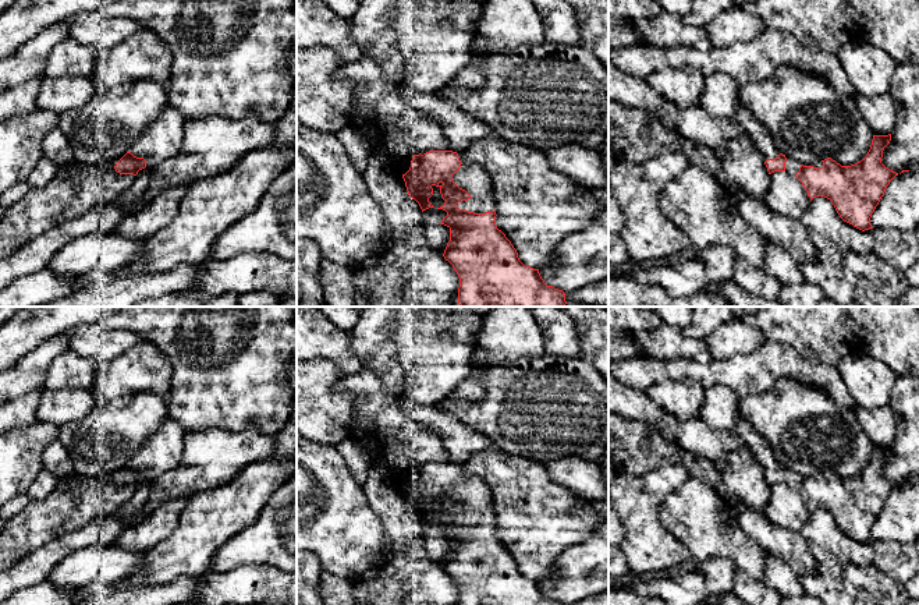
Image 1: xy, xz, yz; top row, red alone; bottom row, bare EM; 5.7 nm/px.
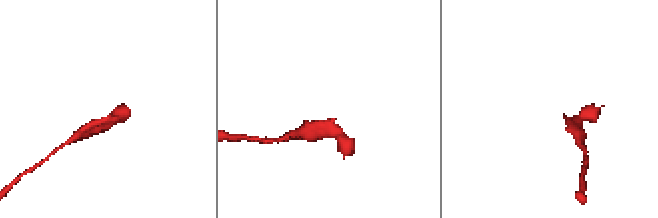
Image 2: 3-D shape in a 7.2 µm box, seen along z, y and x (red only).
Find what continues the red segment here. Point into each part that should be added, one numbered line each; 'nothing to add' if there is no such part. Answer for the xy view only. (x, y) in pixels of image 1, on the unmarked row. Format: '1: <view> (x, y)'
1: xy (162, 452)

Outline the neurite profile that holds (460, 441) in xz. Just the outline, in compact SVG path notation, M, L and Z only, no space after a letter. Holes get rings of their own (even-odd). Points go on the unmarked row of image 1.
M405 397L400 404L411 418L419 421L441 441L448 463L465 464L472 454L493 447L486 435L472 429L457 417L437 410L436 406L418 406Z

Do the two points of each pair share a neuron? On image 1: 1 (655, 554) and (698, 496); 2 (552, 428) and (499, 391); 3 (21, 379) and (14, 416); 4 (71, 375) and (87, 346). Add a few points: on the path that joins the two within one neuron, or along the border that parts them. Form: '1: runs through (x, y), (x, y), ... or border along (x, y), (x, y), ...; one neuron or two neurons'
1: border along (662, 501), (660, 523), (691, 556); two neurons
2: runs through (539, 416), (529, 413), (511, 395); one neuron
3: border along (43, 385), (14, 399); two neurons
4: border along (68, 349), (99, 364); two neurons

